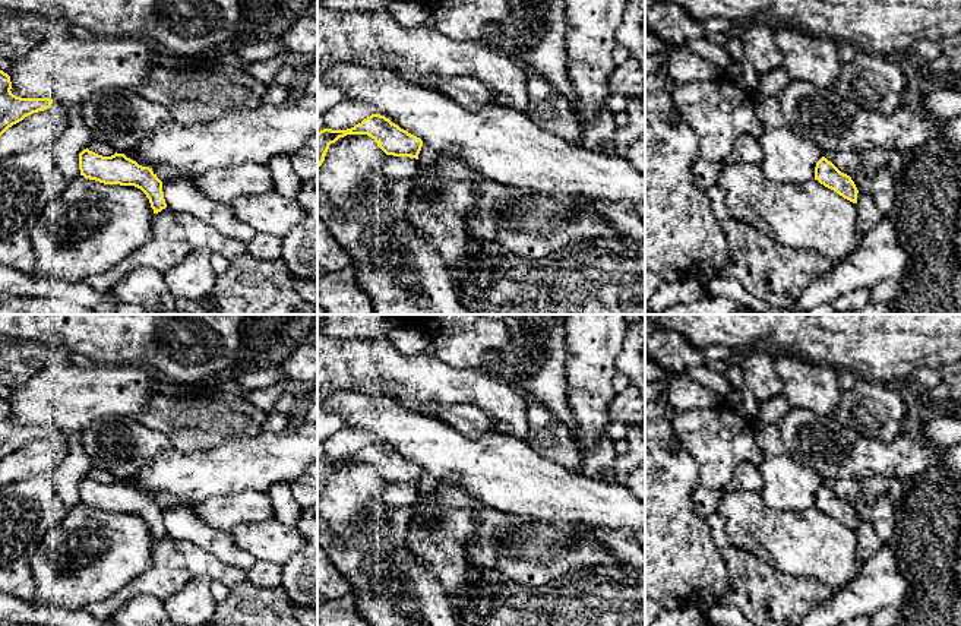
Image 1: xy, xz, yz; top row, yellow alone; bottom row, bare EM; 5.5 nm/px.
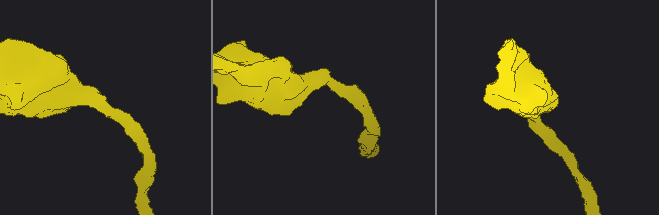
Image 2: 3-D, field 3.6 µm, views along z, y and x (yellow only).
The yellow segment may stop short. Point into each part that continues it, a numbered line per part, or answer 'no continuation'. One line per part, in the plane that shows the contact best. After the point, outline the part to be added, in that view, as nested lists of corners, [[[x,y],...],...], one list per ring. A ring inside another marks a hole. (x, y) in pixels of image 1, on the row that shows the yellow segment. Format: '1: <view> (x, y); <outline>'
no continuation

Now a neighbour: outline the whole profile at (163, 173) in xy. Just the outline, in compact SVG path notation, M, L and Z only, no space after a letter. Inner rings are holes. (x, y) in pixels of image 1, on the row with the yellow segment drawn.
M155 167L152 171L162 183L178 180L178 178L193 178L190 176L180 174L177 170L170 167Z

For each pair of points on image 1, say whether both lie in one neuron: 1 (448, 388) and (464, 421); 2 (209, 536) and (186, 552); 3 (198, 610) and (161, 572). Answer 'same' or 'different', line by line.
1: different
2: different
3: different

